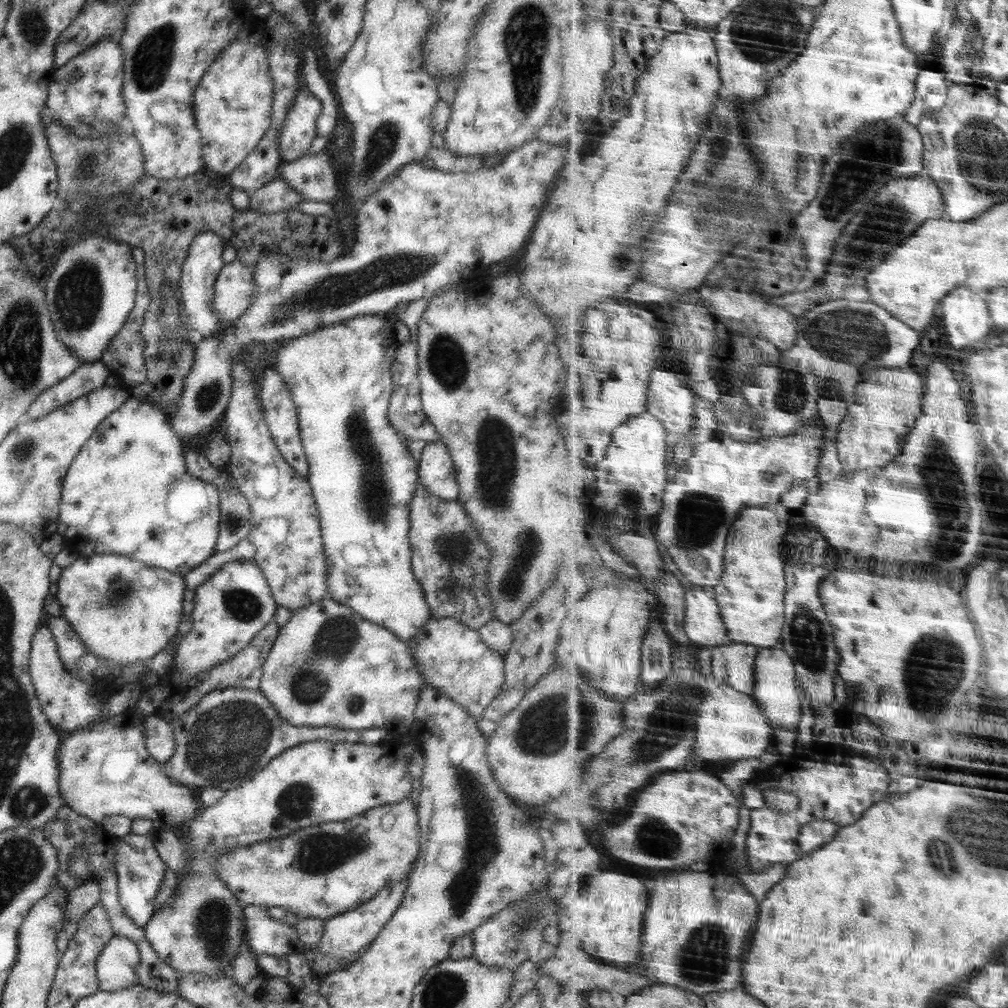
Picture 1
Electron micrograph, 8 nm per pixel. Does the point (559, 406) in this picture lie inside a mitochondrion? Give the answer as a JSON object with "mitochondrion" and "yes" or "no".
{"mitochondrion":"no"}

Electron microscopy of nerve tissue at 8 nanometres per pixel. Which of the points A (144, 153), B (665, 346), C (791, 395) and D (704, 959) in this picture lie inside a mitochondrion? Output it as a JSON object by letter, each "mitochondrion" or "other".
{"A":"other","B":"other","C":"mitochondrion","D":"mitochondrion"}

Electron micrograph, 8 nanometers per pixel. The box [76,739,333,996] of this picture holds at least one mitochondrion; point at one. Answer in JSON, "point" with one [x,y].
{"point":[211,924]}

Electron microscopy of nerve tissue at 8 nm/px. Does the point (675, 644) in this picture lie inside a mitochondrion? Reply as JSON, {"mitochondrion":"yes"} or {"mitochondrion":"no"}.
{"mitochondrion":"no"}

